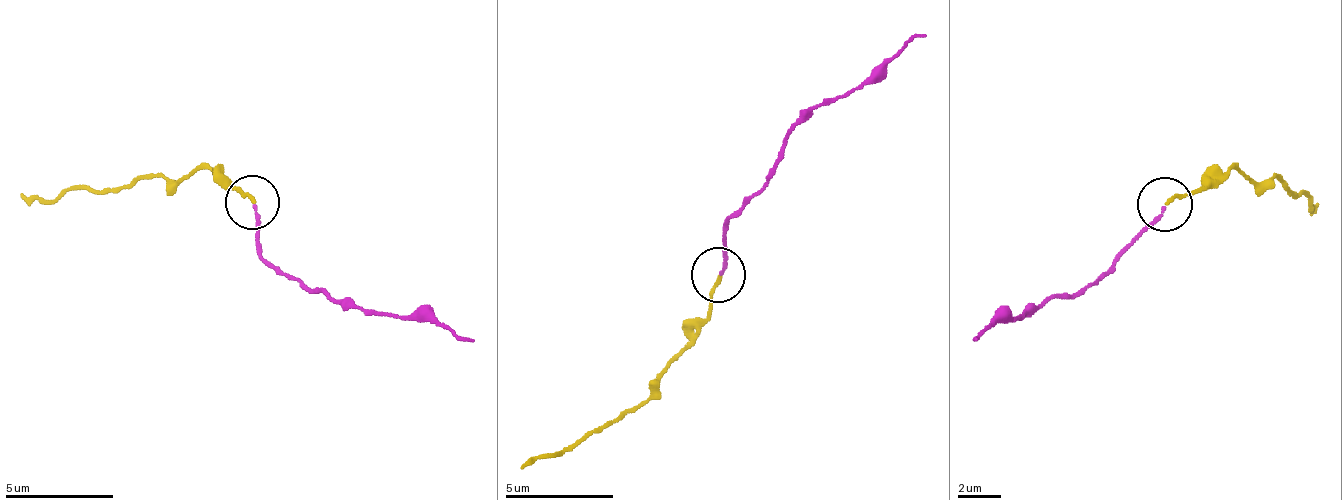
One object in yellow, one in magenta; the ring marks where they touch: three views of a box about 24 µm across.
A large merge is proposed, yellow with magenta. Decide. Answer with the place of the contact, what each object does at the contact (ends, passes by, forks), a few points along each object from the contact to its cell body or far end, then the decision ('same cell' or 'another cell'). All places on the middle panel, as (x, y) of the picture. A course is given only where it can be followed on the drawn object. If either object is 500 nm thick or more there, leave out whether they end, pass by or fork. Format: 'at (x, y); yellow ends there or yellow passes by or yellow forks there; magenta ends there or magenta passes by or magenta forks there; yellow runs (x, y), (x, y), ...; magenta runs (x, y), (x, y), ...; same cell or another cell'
at (718, 275); yellow ends there; magenta ends there; yellow runs (717, 276), (709, 315), (658, 386), (640, 403), (562, 449), (554, 458), (520, 469); magenta runs (718, 275), (729, 216), (767, 181), (785, 137), (821, 103), (881, 71), (924, 37); same cell

